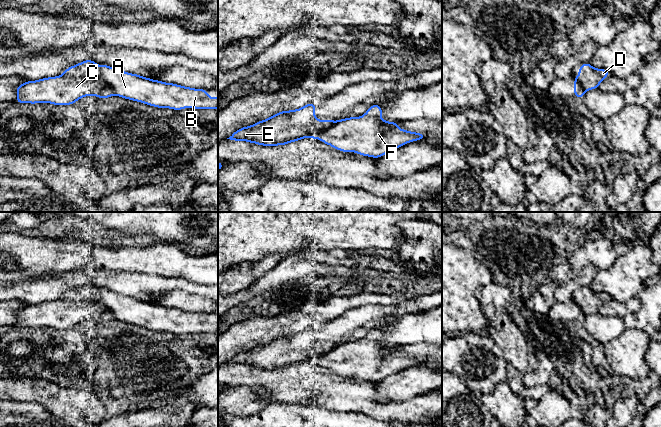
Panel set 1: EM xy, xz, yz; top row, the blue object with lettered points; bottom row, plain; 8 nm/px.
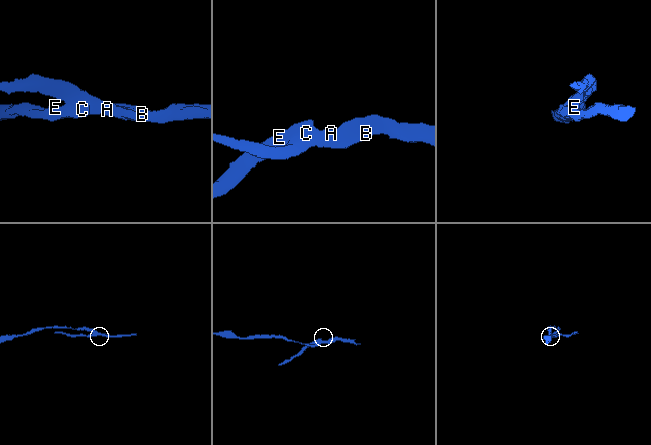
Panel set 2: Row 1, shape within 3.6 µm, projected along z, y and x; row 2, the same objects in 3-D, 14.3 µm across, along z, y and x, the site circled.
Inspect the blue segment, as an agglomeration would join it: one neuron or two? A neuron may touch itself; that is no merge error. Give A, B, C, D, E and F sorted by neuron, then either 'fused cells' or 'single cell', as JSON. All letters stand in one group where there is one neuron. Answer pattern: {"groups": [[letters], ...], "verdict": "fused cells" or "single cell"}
{"groups": [["A", "B", "D", "F"], ["C", "E"]], "verdict": "fused cells"}

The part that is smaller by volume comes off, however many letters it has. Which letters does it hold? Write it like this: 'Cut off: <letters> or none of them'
Cut off: C, E

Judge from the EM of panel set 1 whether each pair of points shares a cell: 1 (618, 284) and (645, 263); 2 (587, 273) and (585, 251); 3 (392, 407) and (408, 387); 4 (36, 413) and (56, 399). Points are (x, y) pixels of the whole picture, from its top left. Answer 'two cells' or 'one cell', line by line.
1: one cell
2: two cells
3: two cells
4: two cells

